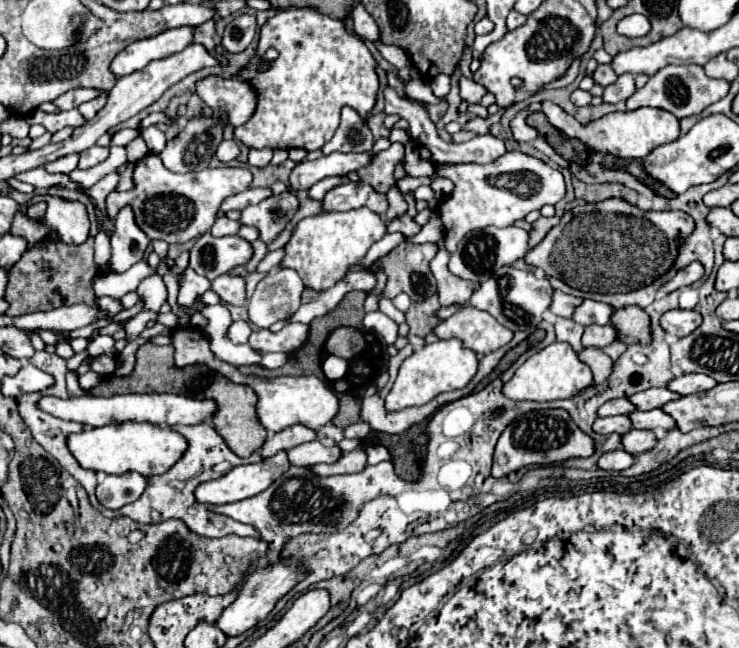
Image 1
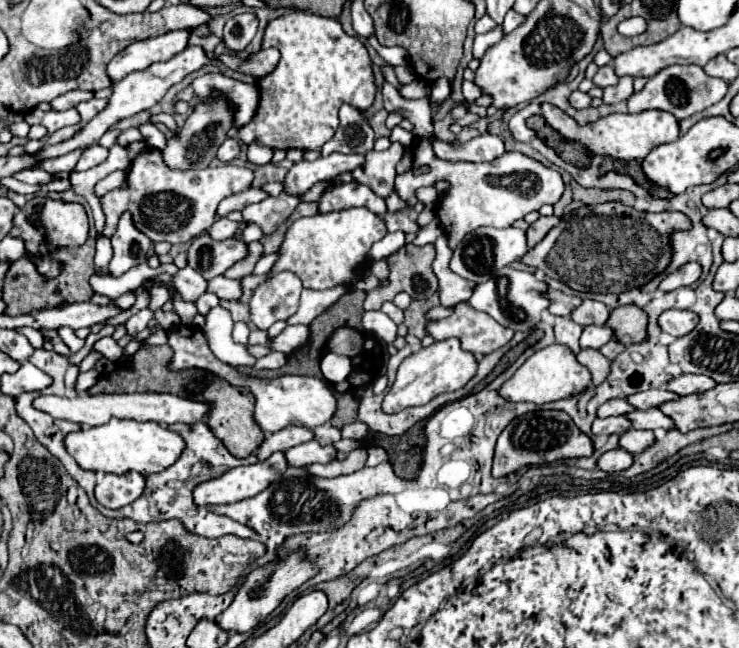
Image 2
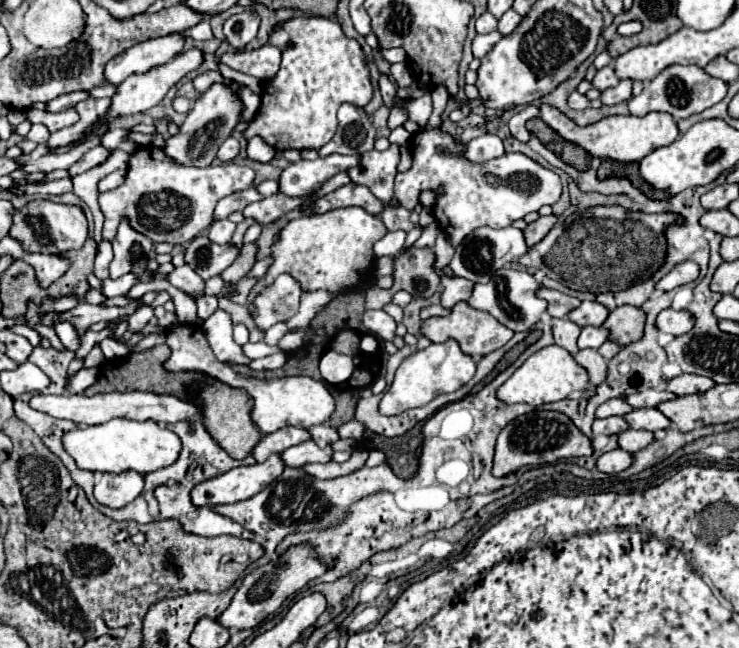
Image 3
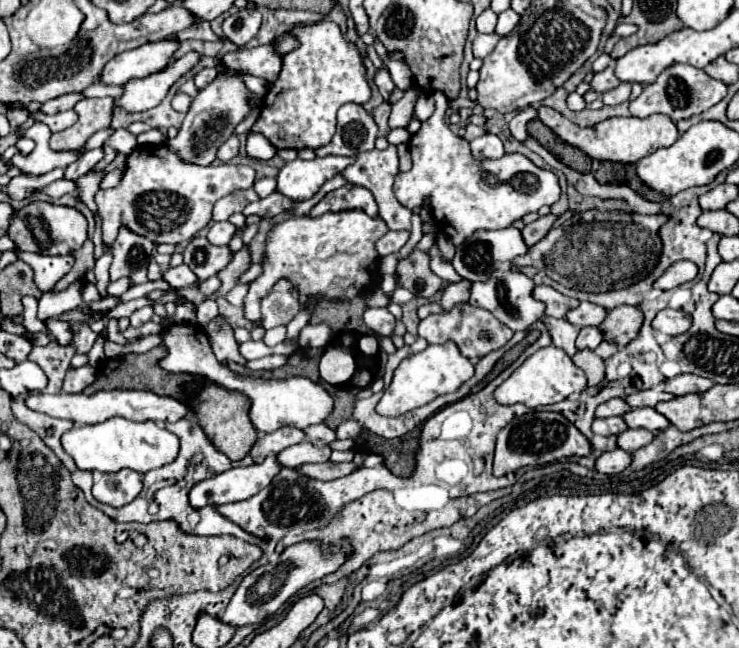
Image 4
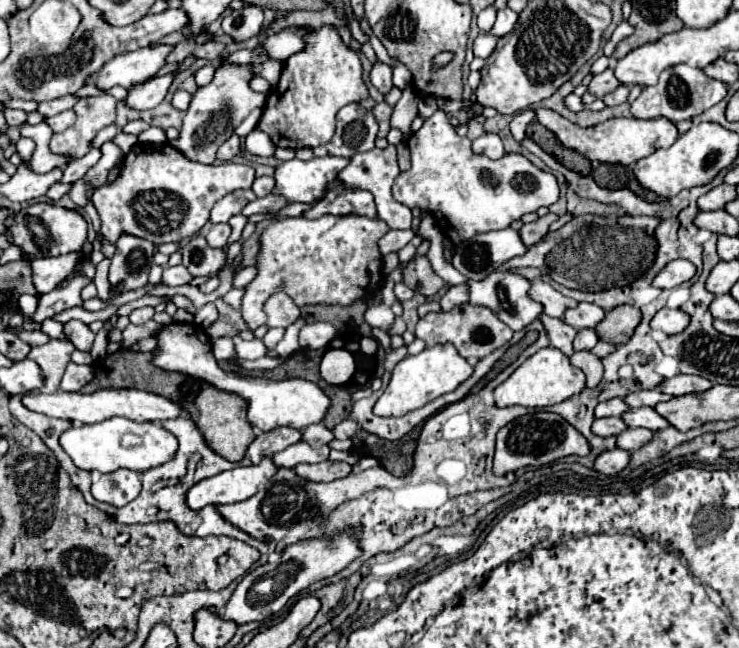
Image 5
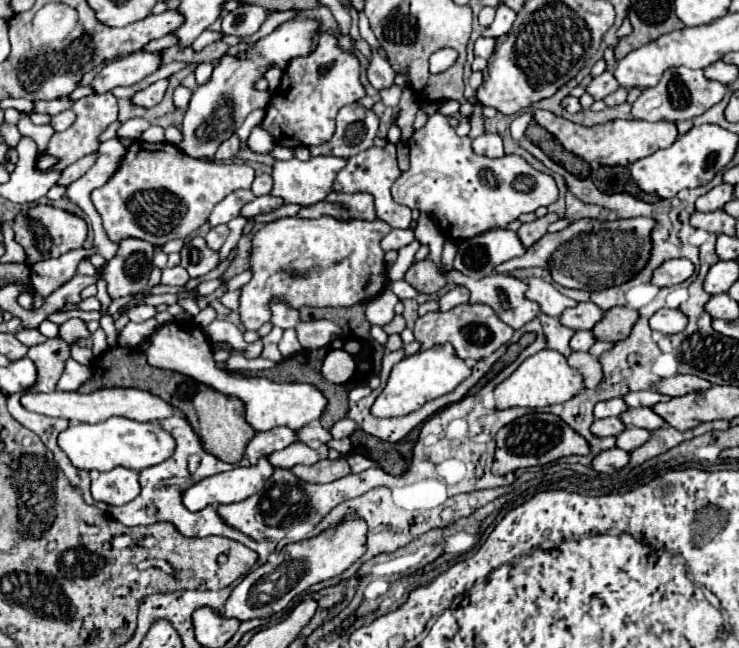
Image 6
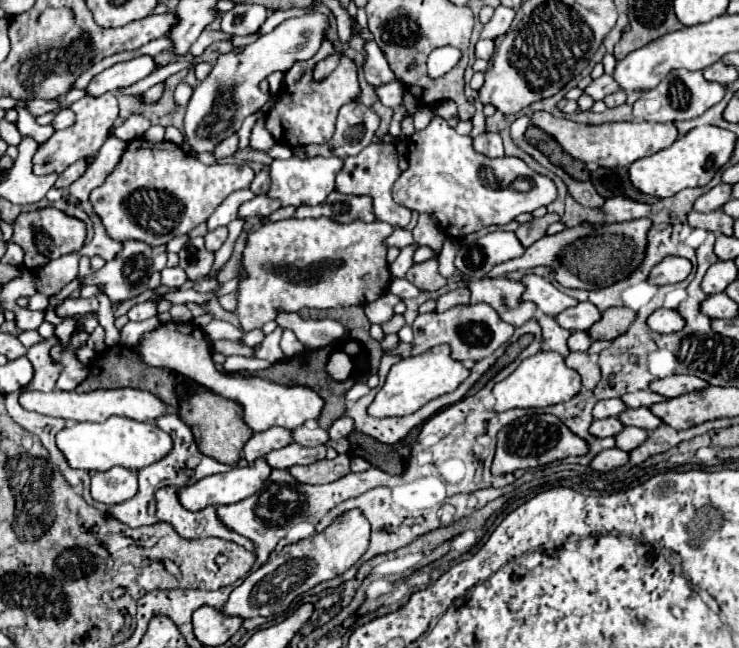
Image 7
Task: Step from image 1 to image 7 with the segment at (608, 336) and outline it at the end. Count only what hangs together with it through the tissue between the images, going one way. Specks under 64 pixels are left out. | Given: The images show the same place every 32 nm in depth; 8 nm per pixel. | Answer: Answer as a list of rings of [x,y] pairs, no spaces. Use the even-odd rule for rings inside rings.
[[[572,332],[572,336],[568,338],[568,348],[572,352],[576,352],[576,350],[586,352],[590,348],[590,344],[592,344],[592,340],[590,340],[588,332]]]

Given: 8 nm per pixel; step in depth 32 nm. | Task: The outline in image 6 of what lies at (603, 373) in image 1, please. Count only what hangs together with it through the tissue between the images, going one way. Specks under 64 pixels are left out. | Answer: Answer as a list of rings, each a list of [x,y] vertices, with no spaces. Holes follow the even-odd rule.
[[[572,352],[568,364],[582,372],[586,388],[596,388],[602,380],[602,366],[598,364],[598,358],[594,358],[590,352]]]

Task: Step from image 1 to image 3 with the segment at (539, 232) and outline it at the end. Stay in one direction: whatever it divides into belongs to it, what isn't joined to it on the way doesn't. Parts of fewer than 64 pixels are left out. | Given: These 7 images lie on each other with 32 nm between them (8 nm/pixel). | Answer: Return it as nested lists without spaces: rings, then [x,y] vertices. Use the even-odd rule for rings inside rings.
[[[540,216],[536,222],[528,224],[528,228],[524,230],[524,236],[526,236],[526,244],[532,248],[534,244],[538,244],[552,228],[554,224],[558,222],[556,216]]]

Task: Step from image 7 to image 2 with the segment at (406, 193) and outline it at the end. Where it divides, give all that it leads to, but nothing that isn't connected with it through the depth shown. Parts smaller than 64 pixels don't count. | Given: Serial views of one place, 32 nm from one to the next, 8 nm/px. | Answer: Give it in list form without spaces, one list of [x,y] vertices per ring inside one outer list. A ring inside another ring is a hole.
[[[438,80],[438,84],[432,84],[432,102],[442,104],[450,94],[450,84],[446,80]],[[416,140],[414,156],[416,156],[416,166],[426,164],[430,166],[430,172],[424,176],[416,176],[412,172],[404,172],[402,176],[396,176],[396,192],[410,206],[416,202],[414,192],[420,186],[432,186],[438,180],[448,180],[452,184],[450,190],[440,198],[436,208],[436,216],[442,224],[442,230],[452,250],[468,232],[482,226],[508,228],[512,226],[512,222],[524,218],[528,212],[540,210],[544,204],[556,204],[564,194],[564,182],[560,172],[544,166],[542,162],[522,152],[506,152],[500,158],[486,164],[448,162],[448,160],[438,160],[434,156],[428,140]]]

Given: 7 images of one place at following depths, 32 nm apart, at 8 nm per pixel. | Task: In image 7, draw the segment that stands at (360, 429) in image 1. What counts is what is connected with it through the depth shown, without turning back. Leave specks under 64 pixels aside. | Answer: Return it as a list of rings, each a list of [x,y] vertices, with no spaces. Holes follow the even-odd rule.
[[[342,416],[342,418],[338,418],[338,420],[330,426],[328,434],[330,434],[332,440],[338,440],[338,438],[348,436],[352,430],[354,430],[354,420],[350,420],[348,416]]]

